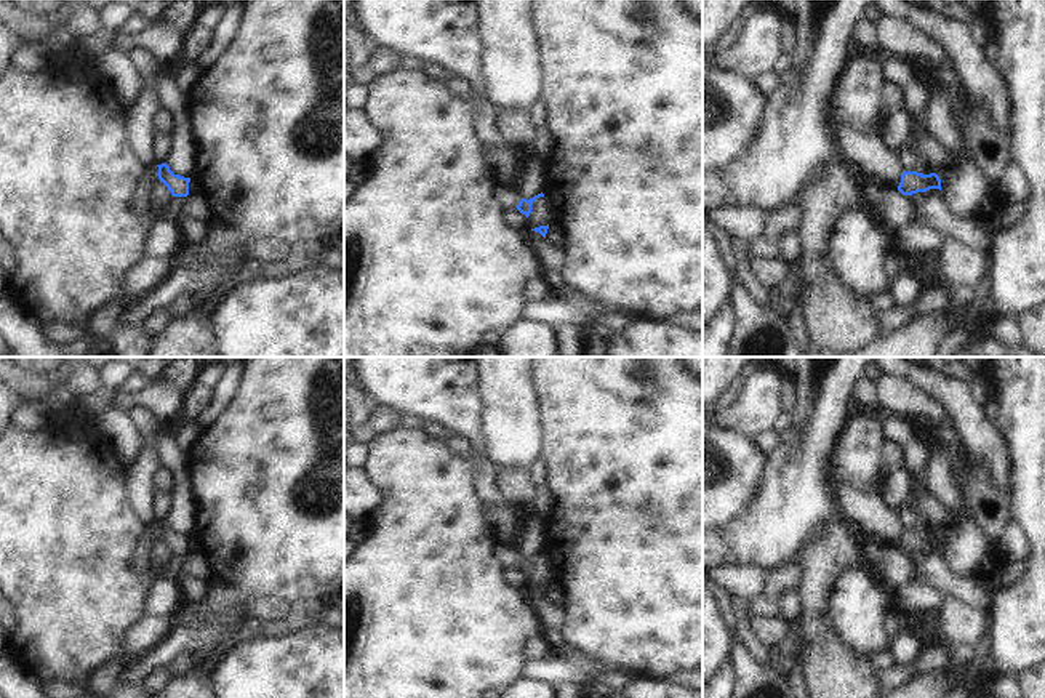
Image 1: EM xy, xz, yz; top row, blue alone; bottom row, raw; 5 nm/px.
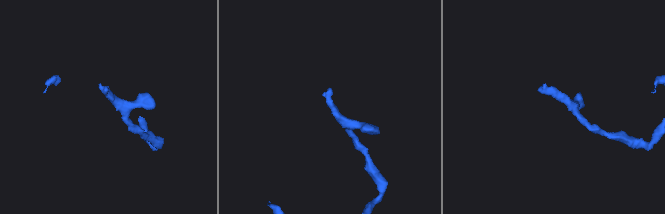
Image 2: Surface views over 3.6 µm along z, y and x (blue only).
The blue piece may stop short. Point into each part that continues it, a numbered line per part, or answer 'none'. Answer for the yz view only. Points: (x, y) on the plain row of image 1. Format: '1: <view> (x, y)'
none

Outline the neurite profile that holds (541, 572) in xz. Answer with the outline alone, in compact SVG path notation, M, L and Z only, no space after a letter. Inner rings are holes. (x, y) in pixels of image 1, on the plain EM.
M539 556L531 564L531 572L527 576L527 584L528 588L547 584L551 583L552 575L554 575L554 568L551 560L546 556Z

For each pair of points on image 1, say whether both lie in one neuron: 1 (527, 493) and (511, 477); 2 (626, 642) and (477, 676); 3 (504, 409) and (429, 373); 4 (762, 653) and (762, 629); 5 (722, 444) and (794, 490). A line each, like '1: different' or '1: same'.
1: same
2: different
3: different
4: different
5: different

